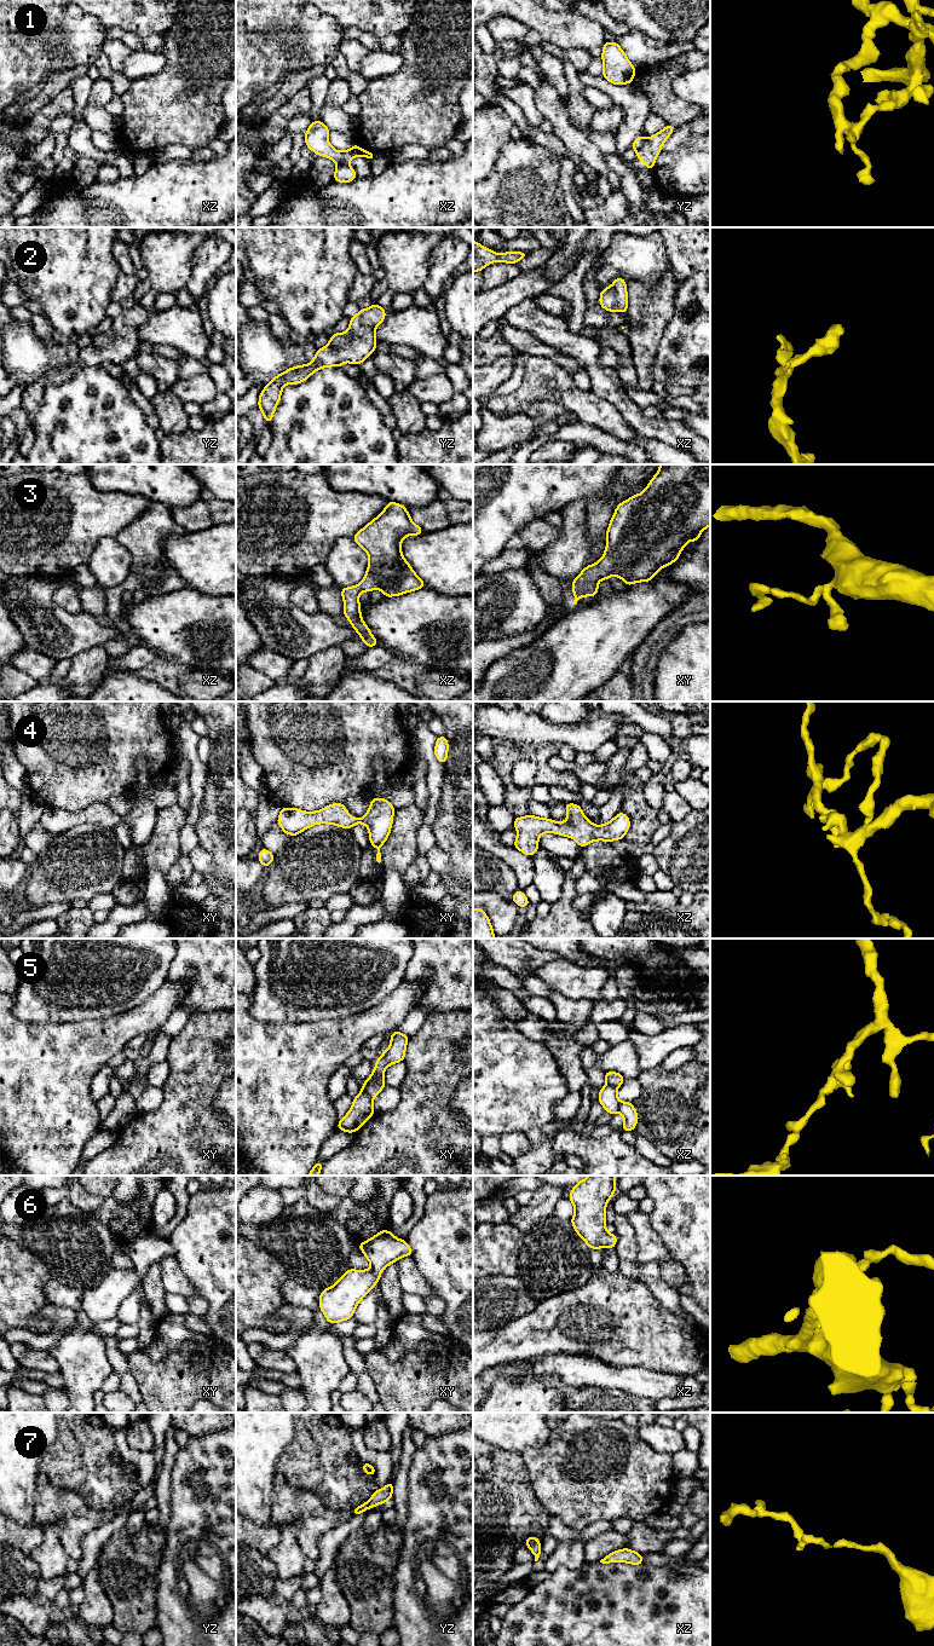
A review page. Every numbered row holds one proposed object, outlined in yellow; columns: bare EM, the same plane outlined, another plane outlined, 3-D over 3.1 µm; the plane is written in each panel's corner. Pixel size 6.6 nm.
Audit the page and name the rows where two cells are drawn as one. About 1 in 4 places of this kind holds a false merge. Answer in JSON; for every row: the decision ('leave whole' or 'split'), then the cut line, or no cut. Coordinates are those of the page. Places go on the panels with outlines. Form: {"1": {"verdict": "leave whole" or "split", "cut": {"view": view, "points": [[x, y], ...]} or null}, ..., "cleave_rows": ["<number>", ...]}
{"1": {"verdict": "split", "cut": {"view": "yz", "points": [[645, 138], [636, 151]]}}, "2": {"verdict": "leave whole", "cut": null}, "3": {"verdict": "leave whole", "cut": null}, "4": {"verdict": "leave whole", "cut": null}, "5": {"verdict": "split", "cut": {"view": "xy", "points": [[374, 1072], [375, 1078], [364, 1087], [372, 1099]]}}, "6": {"verdict": "leave whole", "cut": null}, "7": {"verdict": "leave whole", "cut": null}, "cleave_rows": ["1", "5"]}

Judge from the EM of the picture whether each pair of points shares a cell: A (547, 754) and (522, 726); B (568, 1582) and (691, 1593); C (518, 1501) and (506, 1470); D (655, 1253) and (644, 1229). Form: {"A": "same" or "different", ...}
{"A": "different", "B": "same", "C": "same", "D": "same"}

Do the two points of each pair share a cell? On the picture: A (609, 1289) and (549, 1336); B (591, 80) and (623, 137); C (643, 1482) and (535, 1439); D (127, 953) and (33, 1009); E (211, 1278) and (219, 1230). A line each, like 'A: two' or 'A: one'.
A: one
B: one
C: two
D: one
E: one

